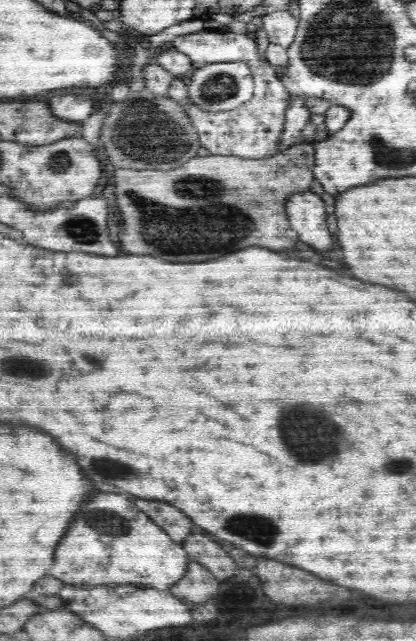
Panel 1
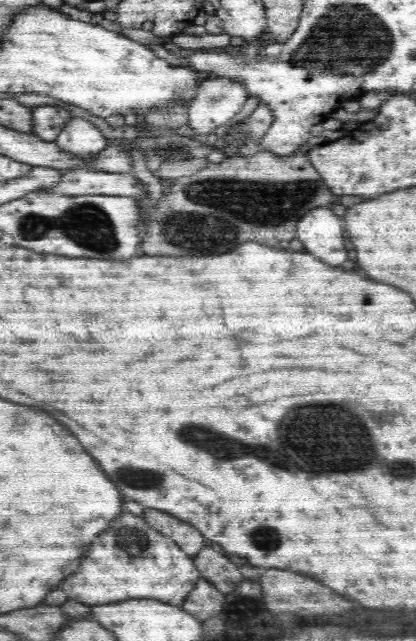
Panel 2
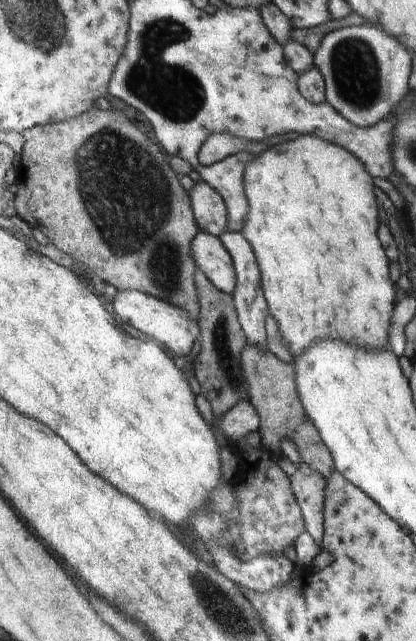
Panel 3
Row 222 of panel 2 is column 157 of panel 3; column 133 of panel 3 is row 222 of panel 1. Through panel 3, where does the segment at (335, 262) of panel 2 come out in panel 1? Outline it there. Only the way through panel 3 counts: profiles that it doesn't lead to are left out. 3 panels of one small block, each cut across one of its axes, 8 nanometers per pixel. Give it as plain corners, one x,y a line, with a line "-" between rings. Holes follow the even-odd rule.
312,191
292,193
287,198
286,210
291,227
302,242
318,252
330,250
332,234
326,224
326,210
320,195

